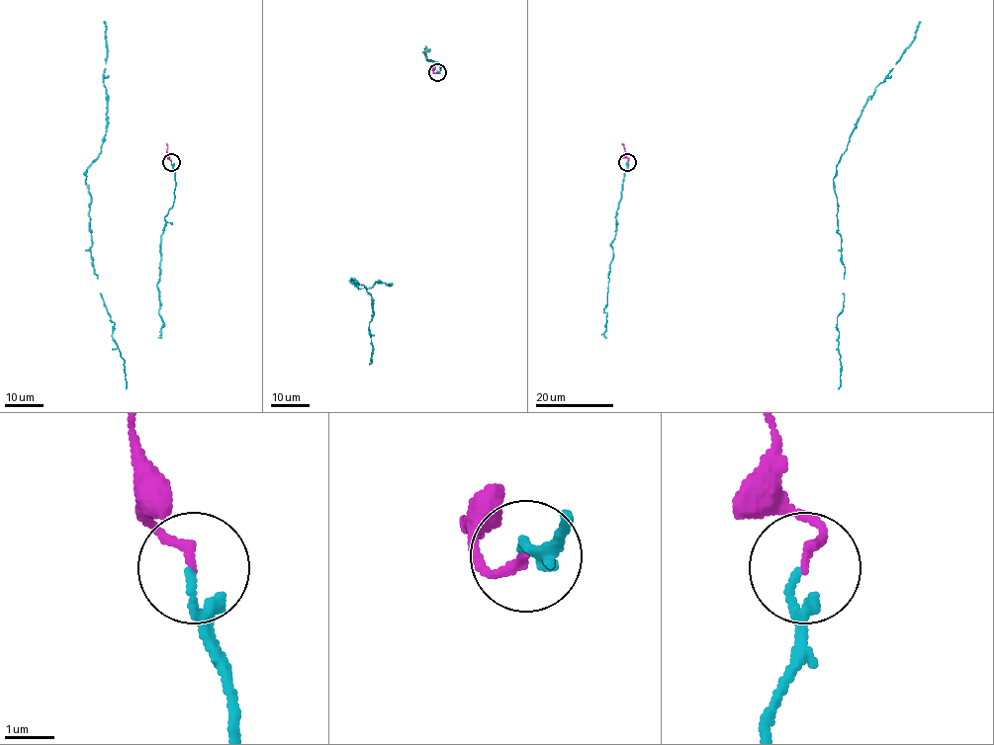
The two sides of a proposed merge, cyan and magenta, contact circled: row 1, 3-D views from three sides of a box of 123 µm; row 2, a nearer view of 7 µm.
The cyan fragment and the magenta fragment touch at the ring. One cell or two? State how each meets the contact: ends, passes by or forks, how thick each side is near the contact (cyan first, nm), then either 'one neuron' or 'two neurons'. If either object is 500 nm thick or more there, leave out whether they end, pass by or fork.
cyan passes by | magenta ends | 120/180 nm | one neuron

